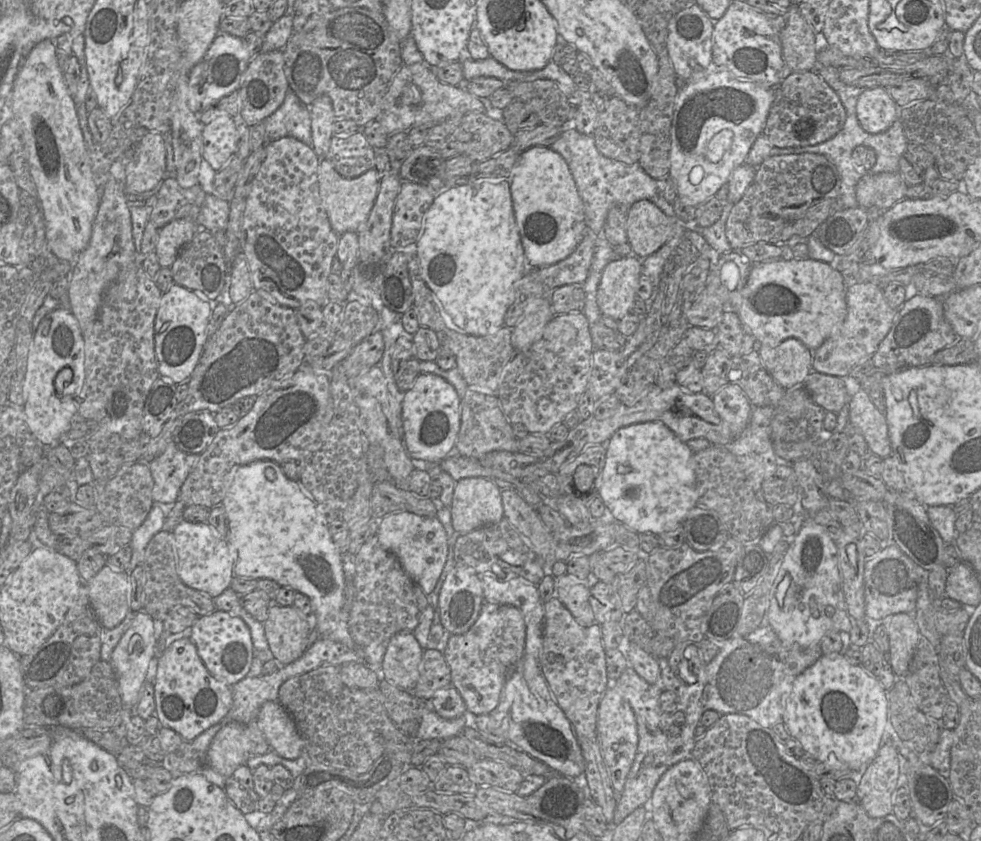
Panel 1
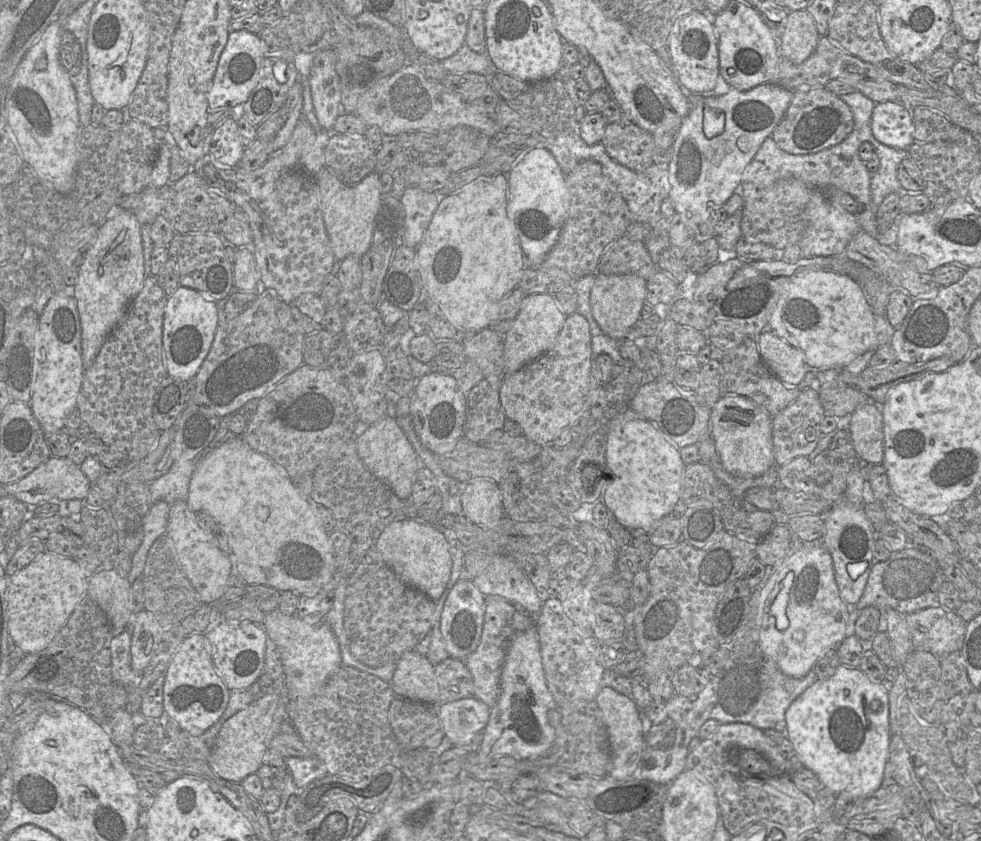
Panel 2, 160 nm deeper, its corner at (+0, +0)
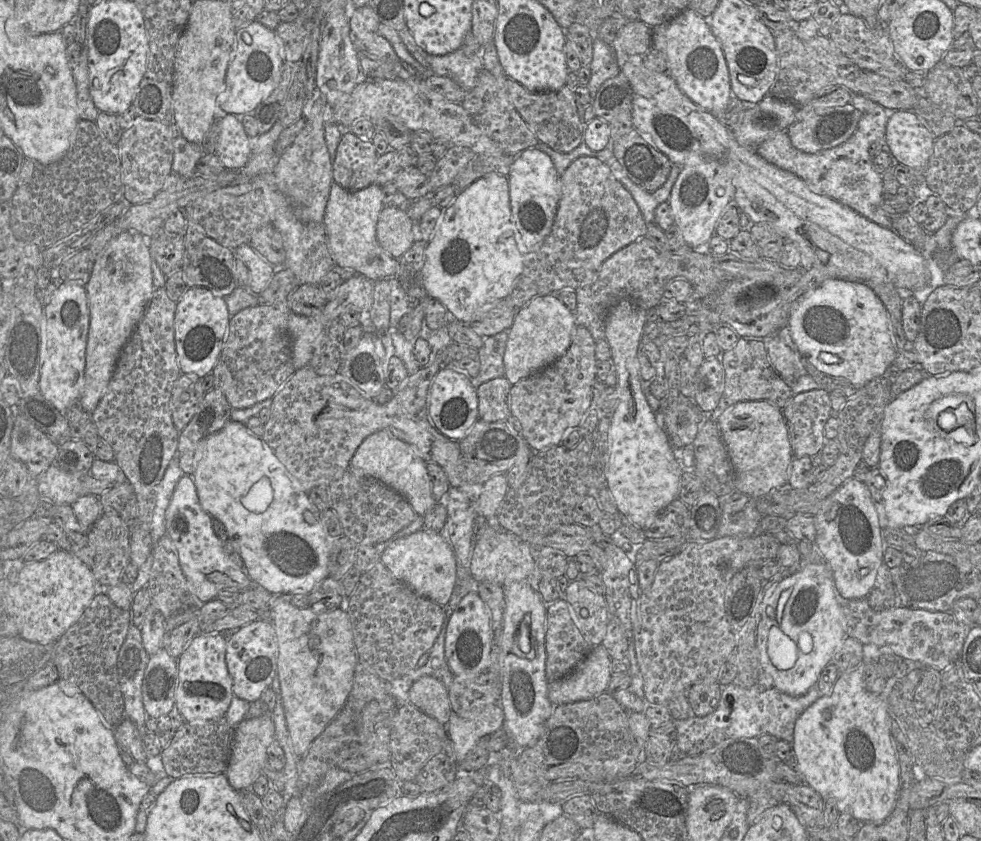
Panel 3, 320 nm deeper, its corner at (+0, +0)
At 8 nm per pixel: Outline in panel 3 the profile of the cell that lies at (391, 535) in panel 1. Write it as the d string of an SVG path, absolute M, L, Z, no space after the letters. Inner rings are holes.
M421 529L391 542L380 555L380 562L398 580L417 594L446 606L457 580L457 561L440 532Z

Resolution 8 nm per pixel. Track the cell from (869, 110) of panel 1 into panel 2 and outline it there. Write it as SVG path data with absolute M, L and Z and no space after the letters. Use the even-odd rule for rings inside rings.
M900 102L875 103L871 115L871 131L880 143L907 150L914 142L910 108Z

